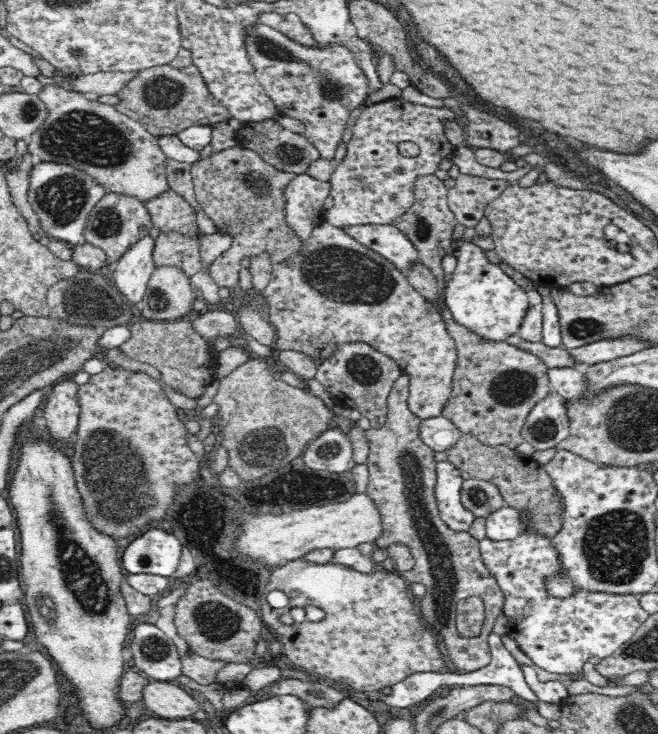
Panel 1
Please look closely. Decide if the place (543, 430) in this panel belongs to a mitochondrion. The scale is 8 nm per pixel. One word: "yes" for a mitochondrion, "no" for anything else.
yes

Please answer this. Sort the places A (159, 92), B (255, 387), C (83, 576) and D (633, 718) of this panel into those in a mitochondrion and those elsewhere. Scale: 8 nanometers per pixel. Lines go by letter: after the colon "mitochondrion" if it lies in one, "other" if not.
A: mitochondrion
B: other
C: mitochondrion
D: mitochondrion

